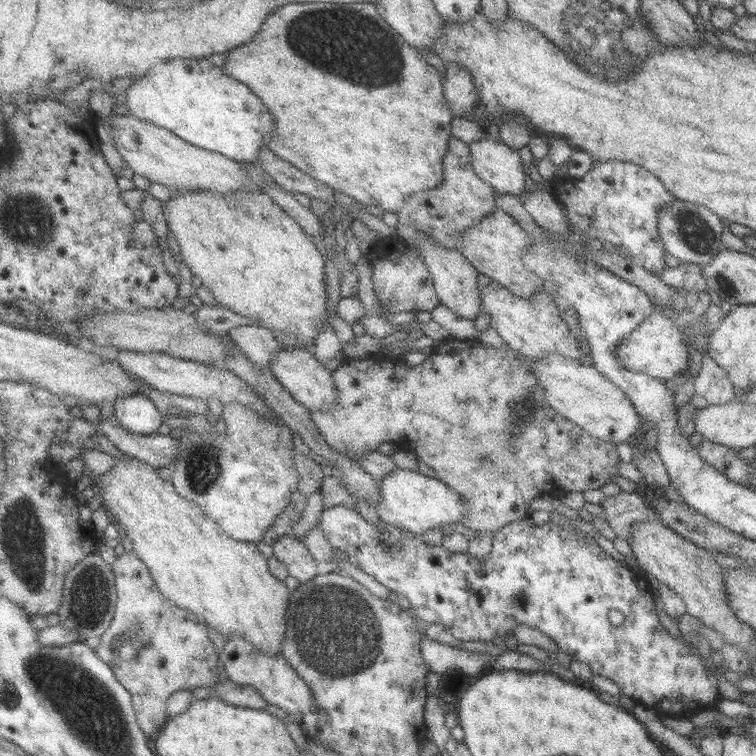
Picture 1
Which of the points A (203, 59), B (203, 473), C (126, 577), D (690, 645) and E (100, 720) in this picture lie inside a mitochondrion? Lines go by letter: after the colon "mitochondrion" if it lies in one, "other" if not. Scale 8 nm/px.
A: other
B: mitochondrion
C: other
D: other
E: mitochondrion

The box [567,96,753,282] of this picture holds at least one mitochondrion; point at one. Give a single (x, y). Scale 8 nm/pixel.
(692, 229)

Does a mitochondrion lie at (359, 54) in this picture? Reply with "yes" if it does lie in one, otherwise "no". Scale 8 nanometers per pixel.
yes

